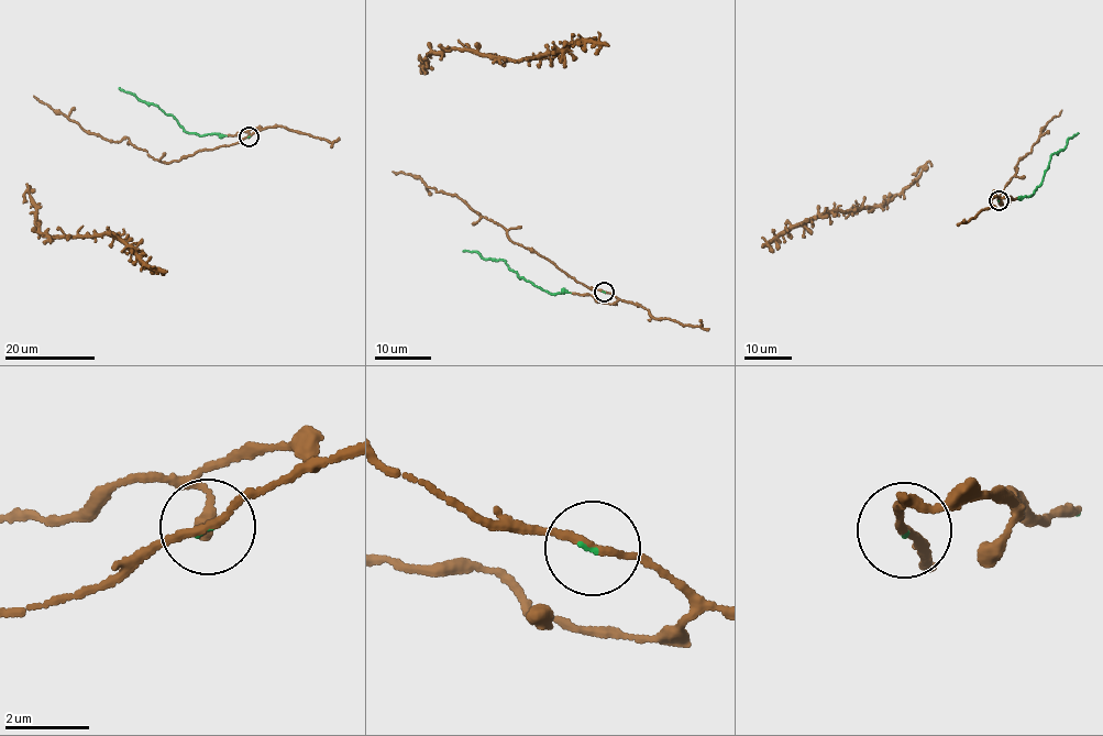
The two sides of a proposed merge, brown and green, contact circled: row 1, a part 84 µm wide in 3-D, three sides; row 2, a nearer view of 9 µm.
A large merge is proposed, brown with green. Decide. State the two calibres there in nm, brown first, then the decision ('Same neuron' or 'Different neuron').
Thickness 160 nm (brown) against 50 nm. Same neuron

